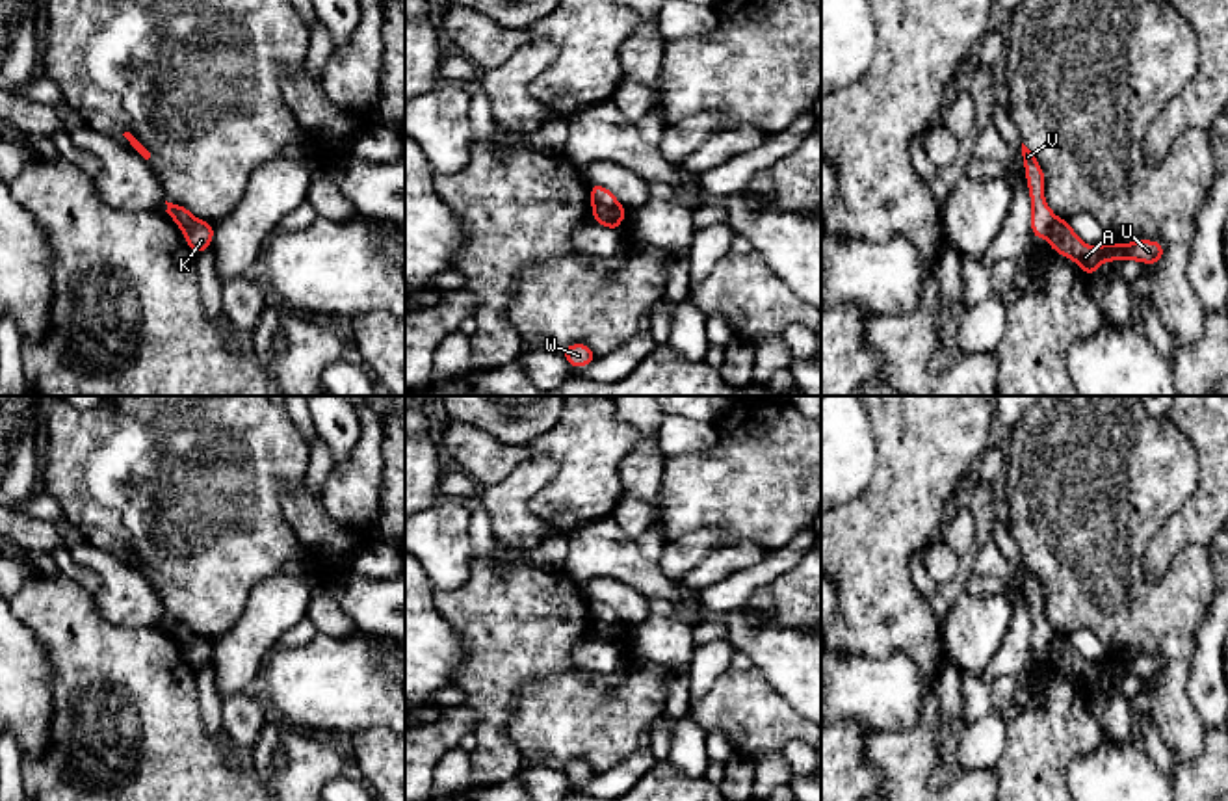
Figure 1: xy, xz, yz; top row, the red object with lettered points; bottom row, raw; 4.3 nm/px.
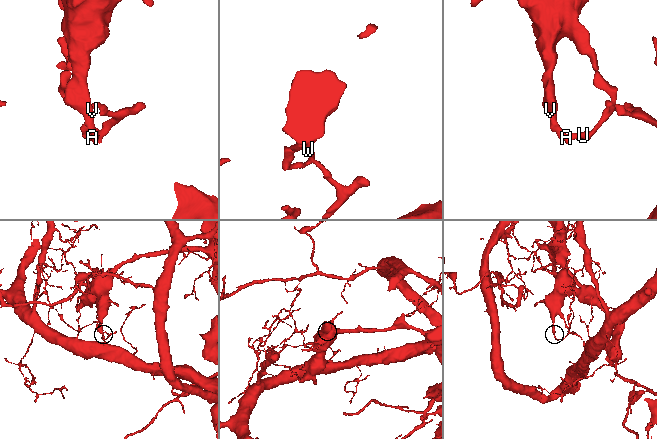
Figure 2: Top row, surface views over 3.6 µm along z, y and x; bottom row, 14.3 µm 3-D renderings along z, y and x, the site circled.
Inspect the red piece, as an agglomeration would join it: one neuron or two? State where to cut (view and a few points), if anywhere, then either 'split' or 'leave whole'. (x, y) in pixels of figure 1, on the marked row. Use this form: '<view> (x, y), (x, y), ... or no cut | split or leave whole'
xz (619, 205), (595, 218) | split

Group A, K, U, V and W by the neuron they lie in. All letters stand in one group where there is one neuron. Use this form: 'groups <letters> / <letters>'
groups A K U W / V

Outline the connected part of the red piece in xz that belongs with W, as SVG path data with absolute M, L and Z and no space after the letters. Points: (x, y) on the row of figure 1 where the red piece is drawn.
M585 344L567 346L565 349L561 349L561 353L565 355L567 362L574 368L587 366L596 359L594 351Z

